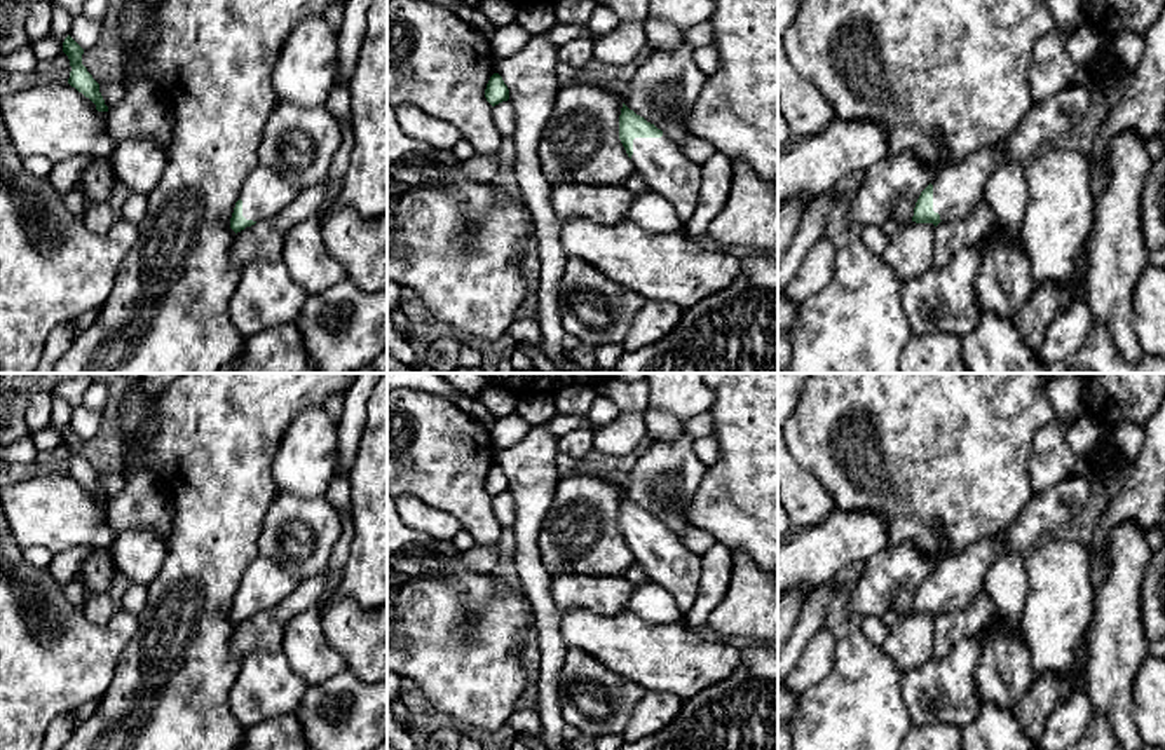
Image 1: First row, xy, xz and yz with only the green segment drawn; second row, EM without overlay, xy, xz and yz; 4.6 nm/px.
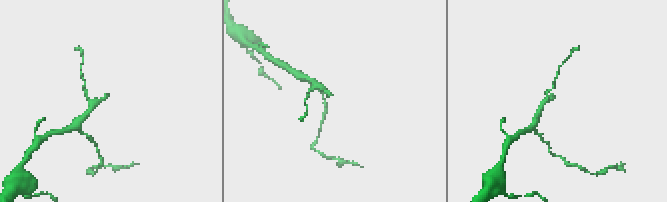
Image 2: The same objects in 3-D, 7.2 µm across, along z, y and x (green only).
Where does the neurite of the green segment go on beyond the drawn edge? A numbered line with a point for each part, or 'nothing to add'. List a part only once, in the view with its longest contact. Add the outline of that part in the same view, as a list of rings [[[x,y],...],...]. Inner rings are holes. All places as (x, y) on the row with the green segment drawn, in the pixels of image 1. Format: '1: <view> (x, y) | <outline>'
1: xz (667, 171) | [[[664,134],[635,138],[631,162],[649,190],[664,197],[685,223],[699,201],[701,164],[689,160]]]

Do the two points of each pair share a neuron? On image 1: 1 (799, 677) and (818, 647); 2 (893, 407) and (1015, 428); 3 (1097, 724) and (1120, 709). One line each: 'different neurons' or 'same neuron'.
1: same neuron
2: same neuron
3: different neurons

